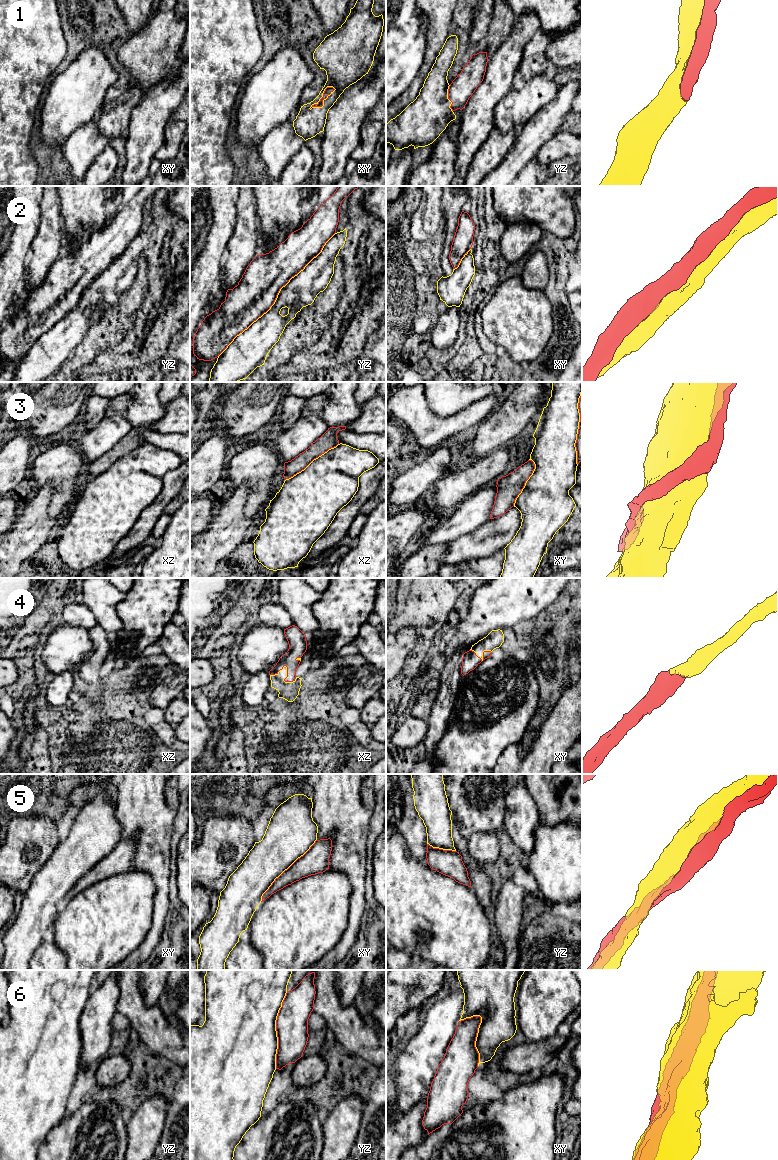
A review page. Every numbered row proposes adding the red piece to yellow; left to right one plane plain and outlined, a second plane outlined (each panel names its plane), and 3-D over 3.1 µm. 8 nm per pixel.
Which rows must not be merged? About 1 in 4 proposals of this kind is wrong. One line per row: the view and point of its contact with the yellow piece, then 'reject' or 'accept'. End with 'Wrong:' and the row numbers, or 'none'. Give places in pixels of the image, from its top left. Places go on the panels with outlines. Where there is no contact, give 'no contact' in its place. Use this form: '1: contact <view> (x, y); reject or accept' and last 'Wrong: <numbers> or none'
1: contact xy (323, 103); accept
2: contact yz (277, 296); accept
3: contact xz (312, 461); reject
4: contact xz (286, 672); accept
5: contact xy (285, 869); accept
6: contact yz (275, 1030); accept
Wrong: 3

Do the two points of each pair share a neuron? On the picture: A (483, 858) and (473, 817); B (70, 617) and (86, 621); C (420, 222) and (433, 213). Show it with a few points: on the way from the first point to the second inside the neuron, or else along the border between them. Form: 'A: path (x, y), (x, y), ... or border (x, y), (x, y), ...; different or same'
A: path (483, 848), (479, 827); same
B: path (74, 617), (82, 619); same
C: path (423, 222), (430, 216); same

